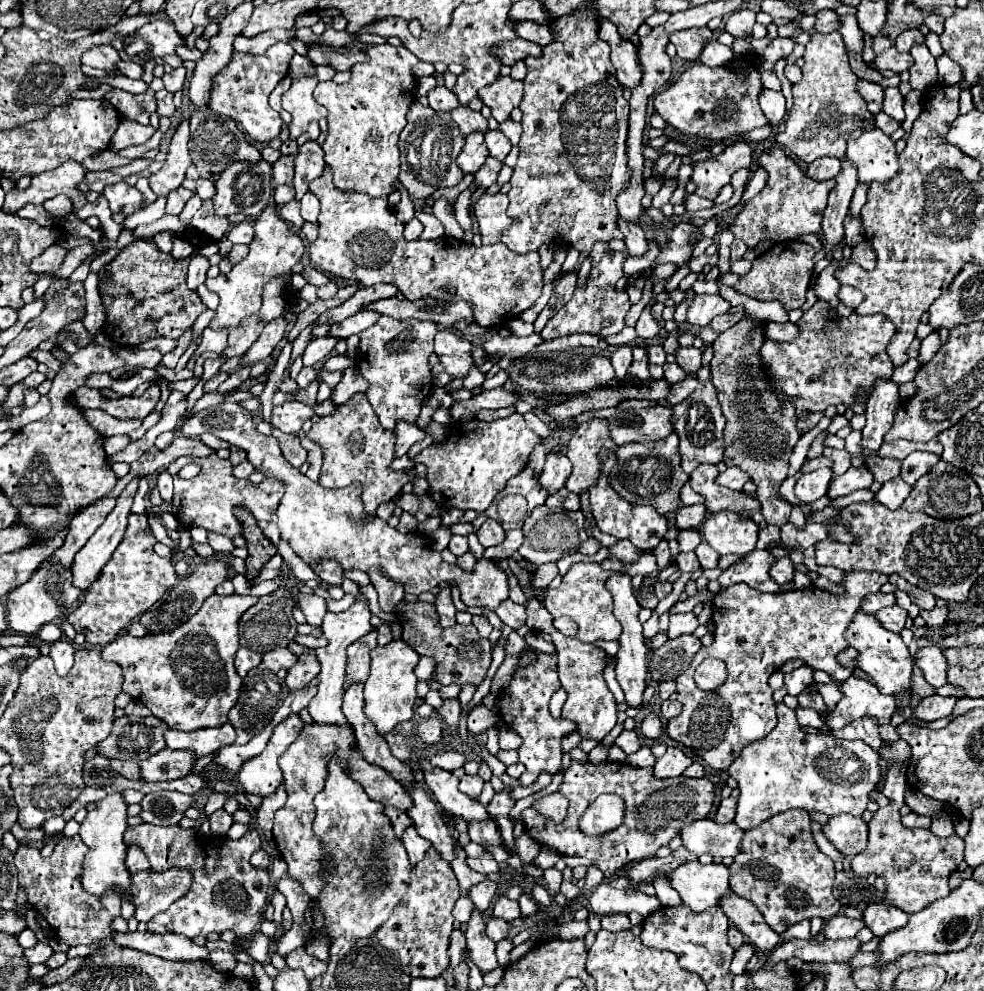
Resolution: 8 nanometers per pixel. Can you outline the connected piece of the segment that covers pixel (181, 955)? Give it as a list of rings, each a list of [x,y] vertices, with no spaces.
[[[135,931],[135,933],[113,933],[113,941],[119,947],[139,949],[143,953],[157,955],[171,961],[197,961],[209,957],[207,947],[199,947],[183,935],[171,935],[171,933],[153,935],[149,931],[145,933]]]

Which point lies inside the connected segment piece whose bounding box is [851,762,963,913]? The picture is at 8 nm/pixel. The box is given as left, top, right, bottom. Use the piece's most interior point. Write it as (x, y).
(915, 863)

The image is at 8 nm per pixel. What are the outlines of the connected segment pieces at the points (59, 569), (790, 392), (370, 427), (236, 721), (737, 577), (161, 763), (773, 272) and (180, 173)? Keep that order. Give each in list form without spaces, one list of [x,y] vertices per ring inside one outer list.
[[[47,559],[33,573],[33,577],[27,583],[23,583],[21,587],[13,589],[7,595],[7,621],[9,621],[9,627],[15,633],[33,635],[41,629],[41,625],[67,617],[73,611],[73,607],[79,603],[79,599],[83,597],[83,591],[79,591],[79,587],[73,587],[71,581],[73,581],[71,579],[71,567],[63,567],[61,563],[53,563],[51,559]]]
[[[817,301],[797,321],[801,335],[795,341],[777,343],[767,339],[761,347],[767,373],[777,383],[781,397],[793,397],[797,415],[803,411],[825,411],[829,405],[839,403],[851,407],[859,387],[871,391],[875,379],[889,379],[893,375],[891,361],[887,359],[887,345],[895,333],[895,327],[883,313],[851,313],[839,321],[831,321],[827,311],[829,305],[825,301]]]
[[[363,393],[353,395],[347,403],[339,405],[335,413],[315,421],[307,437],[317,441],[323,449],[323,467],[318,480],[319,485],[337,489],[337,487],[347,487],[353,481],[359,481],[363,487],[361,501],[369,519],[375,519],[375,509],[381,503],[393,501],[393,497],[397,497],[401,493],[401,487],[409,481],[405,471],[389,469],[393,461],[395,433],[379,425],[377,415]]]
[[[279,647],[275,651],[265,653],[261,665],[247,673],[247,677],[243,679],[241,697],[239,697],[237,705],[229,711],[229,721],[237,731],[237,741],[235,741],[237,745],[247,743],[261,727],[265,727],[267,721],[271,721],[271,715],[279,709],[279,703],[289,695],[285,677],[287,677],[287,669],[293,667],[295,659],[297,659],[297,655],[293,655],[289,651],[289,647]]]
[[[757,549],[751,551],[751,555],[745,555],[741,561],[733,563],[719,575],[721,589],[731,587],[735,583],[747,583],[749,587],[763,591],[763,593],[779,593],[781,587],[771,579],[771,565],[775,563],[775,555],[771,555],[769,549]]]
[[[169,747],[139,761],[139,769],[145,781],[169,781],[191,773],[195,755],[191,751],[173,751]]]
[[[803,241],[775,243],[769,251],[753,259],[751,271],[739,277],[735,289],[759,301],[781,301],[785,311],[799,309],[805,303],[805,293],[813,277],[813,255],[815,255],[813,247]]]
[[[183,121],[171,139],[165,165],[149,177],[149,187],[157,197],[167,197],[171,191],[179,189],[181,183],[185,181],[185,171],[191,165],[187,141],[189,141],[189,123]]]

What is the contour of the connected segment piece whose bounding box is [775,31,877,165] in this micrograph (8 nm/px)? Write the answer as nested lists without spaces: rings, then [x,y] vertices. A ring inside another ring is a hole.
[[[813,31],[803,59],[803,79],[793,85],[795,105],[787,117],[787,129],[775,137],[775,143],[807,165],[825,155],[843,159],[849,139],[877,129],[867,101],[857,91],[859,77],[849,67],[843,37],[837,31],[829,35]]]

